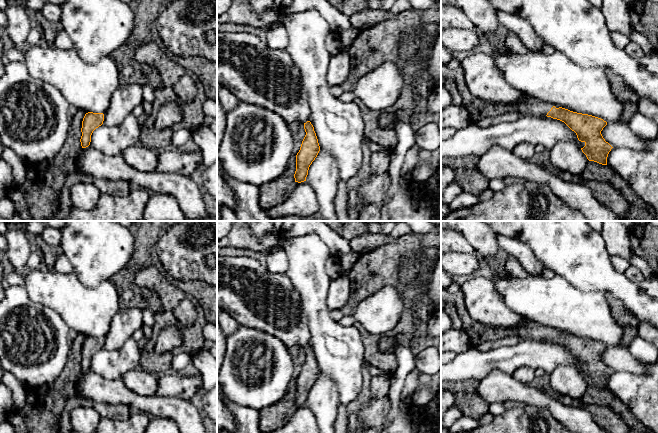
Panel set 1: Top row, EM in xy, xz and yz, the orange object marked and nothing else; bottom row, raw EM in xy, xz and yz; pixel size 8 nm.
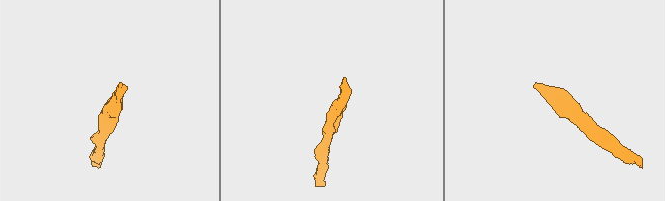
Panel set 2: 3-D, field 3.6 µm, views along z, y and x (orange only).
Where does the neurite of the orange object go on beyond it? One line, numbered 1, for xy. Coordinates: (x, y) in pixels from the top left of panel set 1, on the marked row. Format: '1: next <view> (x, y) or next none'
1: next none

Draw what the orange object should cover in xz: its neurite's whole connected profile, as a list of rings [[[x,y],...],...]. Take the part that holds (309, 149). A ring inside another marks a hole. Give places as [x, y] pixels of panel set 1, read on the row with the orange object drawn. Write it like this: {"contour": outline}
{"contour": [[[310,121],[304,123],[304,129],[306,135],[296,155],[296,171],[294,178],[295,182],[298,183],[306,181],[309,167],[320,151],[318,139]]]}

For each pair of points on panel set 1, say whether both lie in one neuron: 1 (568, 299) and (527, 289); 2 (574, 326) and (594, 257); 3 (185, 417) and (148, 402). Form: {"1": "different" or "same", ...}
{"1": "same", "2": "different", "3": "same"}

